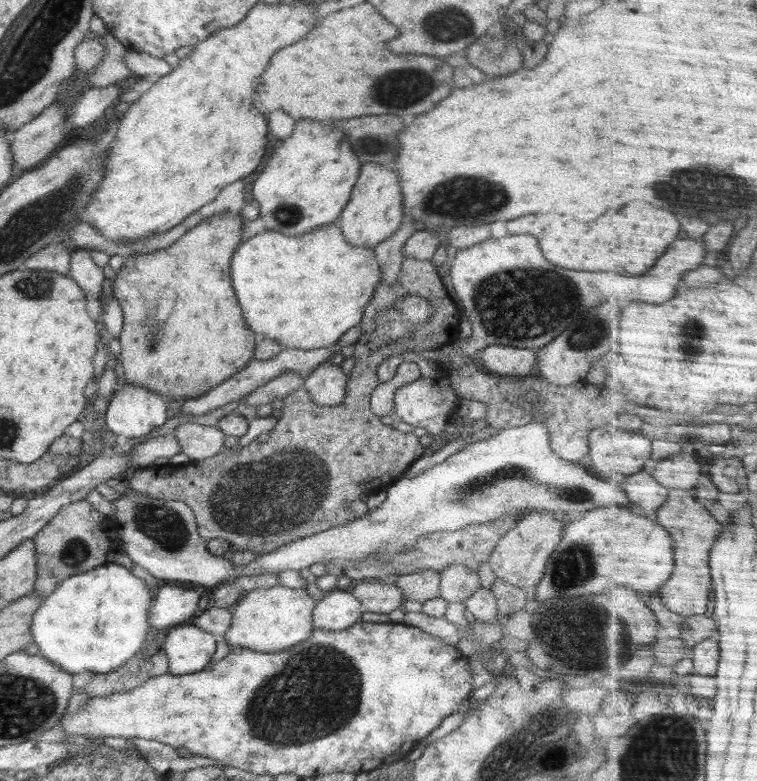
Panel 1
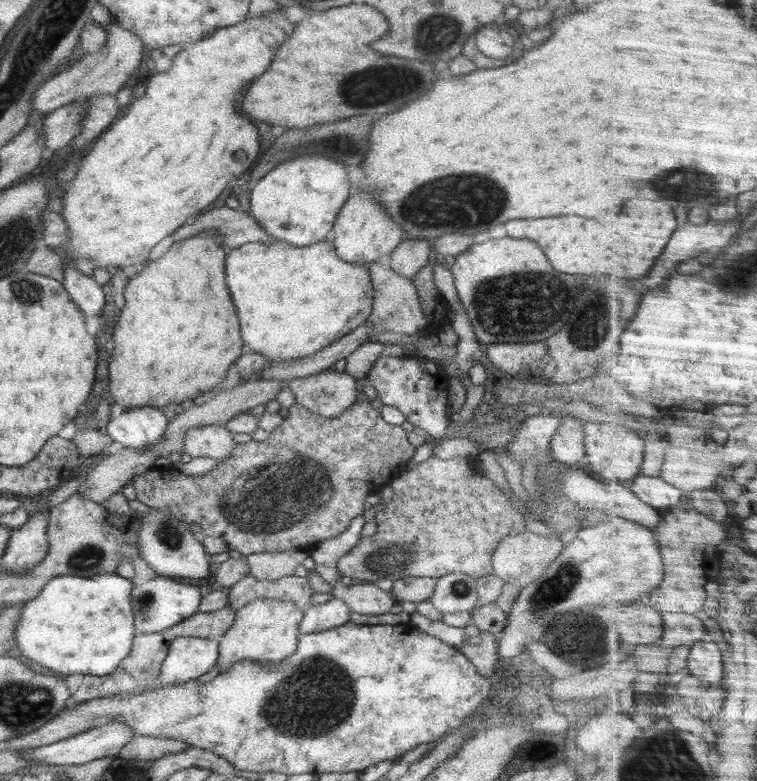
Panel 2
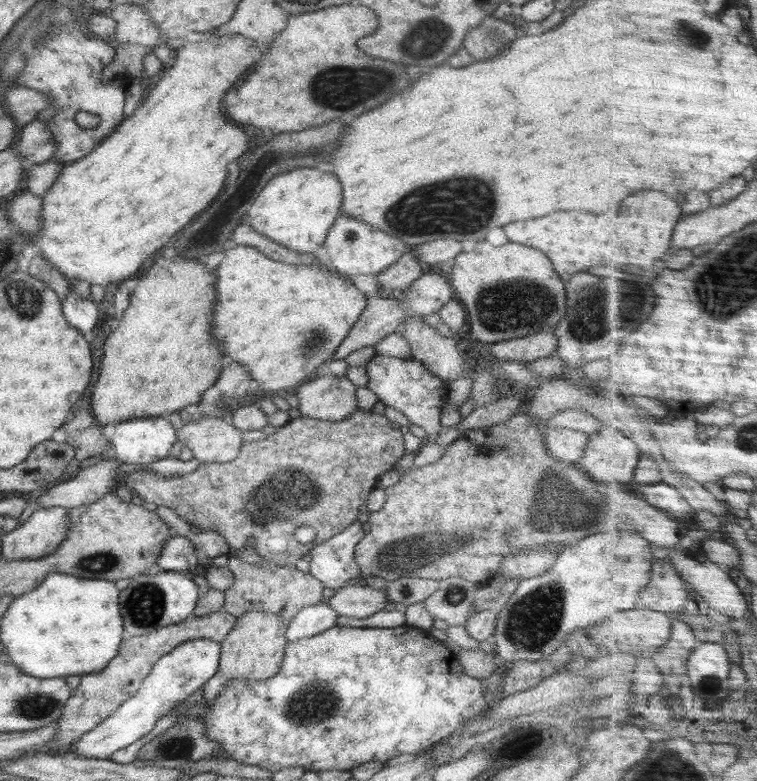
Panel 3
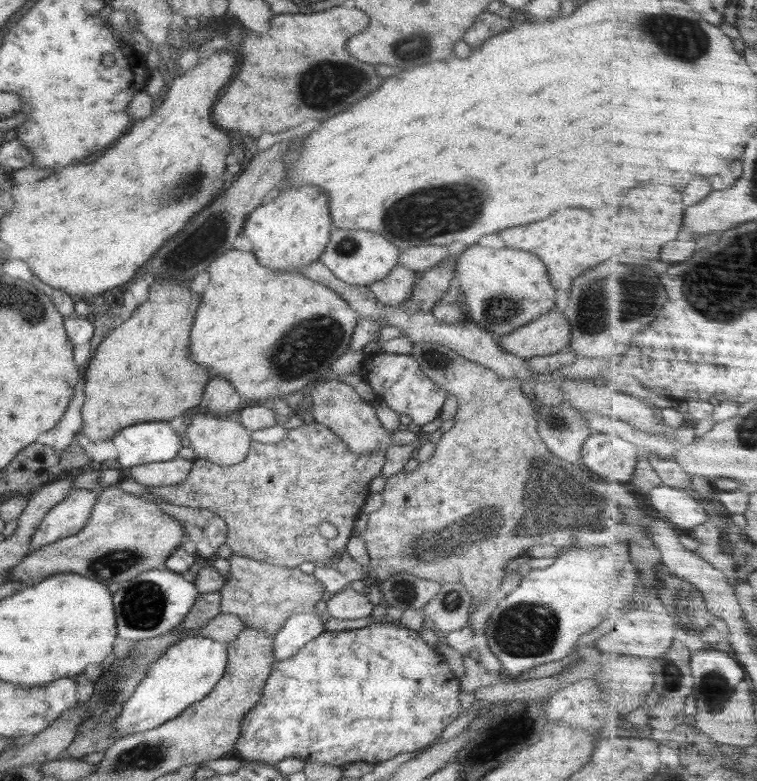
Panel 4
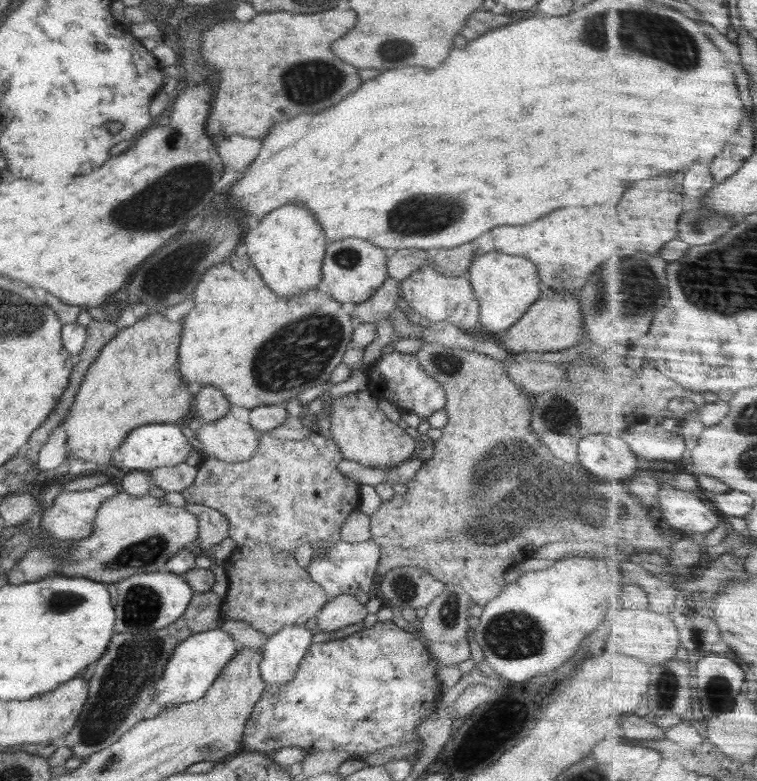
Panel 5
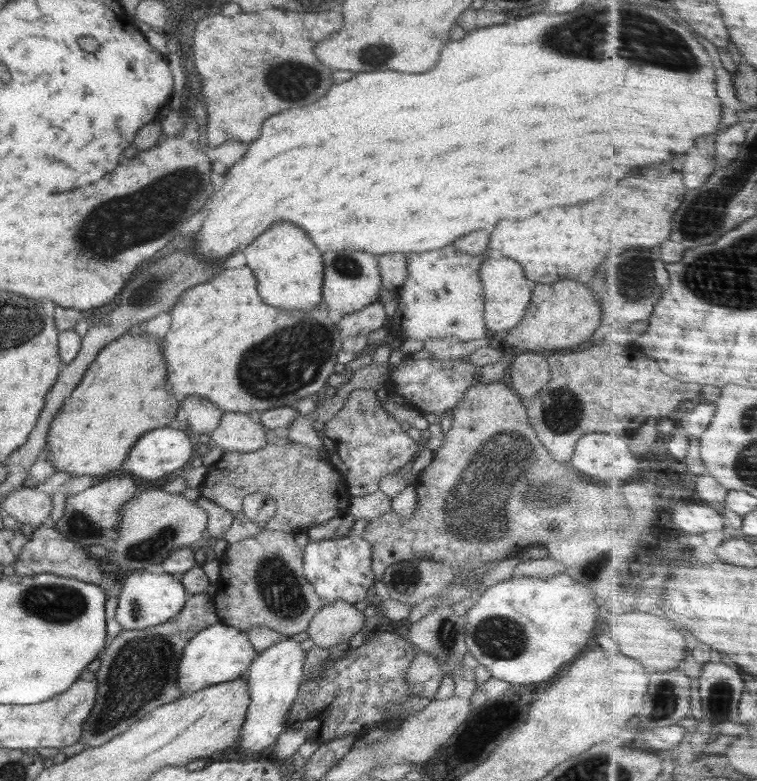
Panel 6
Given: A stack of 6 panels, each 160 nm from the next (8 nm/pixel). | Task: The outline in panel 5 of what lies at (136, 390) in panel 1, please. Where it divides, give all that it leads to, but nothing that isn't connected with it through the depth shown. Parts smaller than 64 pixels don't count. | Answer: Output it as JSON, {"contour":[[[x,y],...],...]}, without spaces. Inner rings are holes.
{"contour":[[[182,424],[144,425],[126,435],[125,442],[120,446],[122,462],[119,465],[124,465],[130,471],[140,470],[149,473],[156,468],[170,468],[185,463],[190,452],[194,450],[182,433]]]}

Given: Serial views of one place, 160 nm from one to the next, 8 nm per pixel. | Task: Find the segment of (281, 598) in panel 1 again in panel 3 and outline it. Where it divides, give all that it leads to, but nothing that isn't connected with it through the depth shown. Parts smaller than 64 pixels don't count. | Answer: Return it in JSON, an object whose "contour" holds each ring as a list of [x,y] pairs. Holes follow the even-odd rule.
{"contour":[[[250,611],[241,614],[235,622],[234,628],[220,643],[221,653],[216,674],[203,686],[203,707],[208,708],[221,690],[230,681],[242,679],[243,681],[261,681],[274,676],[283,663],[287,638],[285,637],[289,621],[268,611]]]}

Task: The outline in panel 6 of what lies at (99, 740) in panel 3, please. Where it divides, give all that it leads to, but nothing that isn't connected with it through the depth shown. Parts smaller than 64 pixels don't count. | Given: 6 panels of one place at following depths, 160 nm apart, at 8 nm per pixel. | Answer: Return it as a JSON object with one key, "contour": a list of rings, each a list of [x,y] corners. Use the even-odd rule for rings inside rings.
{"contour":[[[222,622],[207,626],[195,634],[184,647],[177,666],[177,688],[187,695],[213,684],[241,678],[244,670],[250,666],[252,658],[256,656],[255,652],[245,631]]]}

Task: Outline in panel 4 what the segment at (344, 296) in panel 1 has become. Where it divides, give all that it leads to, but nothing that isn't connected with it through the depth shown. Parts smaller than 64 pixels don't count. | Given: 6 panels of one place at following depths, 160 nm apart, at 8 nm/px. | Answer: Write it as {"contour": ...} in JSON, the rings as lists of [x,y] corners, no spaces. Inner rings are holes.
{"contour":[[[234,248],[217,256],[206,272],[210,276],[210,286],[202,296],[190,336],[190,352],[194,362],[205,366],[212,376],[228,380],[242,396],[250,400],[272,402],[300,391],[308,384],[334,378],[331,366],[348,350],[360,317],[337,292],[299,272],[275,273],[263,267],[253,252]]]}

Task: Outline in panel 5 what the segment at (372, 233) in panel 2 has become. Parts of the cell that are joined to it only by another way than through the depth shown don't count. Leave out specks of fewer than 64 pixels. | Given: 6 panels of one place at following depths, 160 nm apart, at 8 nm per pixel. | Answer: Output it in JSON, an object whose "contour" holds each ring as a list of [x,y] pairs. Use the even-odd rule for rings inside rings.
{"contour":[[[343,238],[327,244],[323,265],[322,281],[327,284],[330,296],[341,305],[344,302],[358,304],[368,300],[389,277],[386,250],[363,238]]]}

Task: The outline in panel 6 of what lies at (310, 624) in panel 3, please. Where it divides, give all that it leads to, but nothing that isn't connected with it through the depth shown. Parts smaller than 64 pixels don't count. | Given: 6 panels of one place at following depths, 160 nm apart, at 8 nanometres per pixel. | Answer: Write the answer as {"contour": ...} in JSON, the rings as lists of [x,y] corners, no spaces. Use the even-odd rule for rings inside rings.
{"contour":[[[288,636],[286,640],[261,651],[251,665],[247,679],[251,701],[246,712],[246,721],[242,724],[240,738],[240,747],[246,757],[260,757],[260,752],[270,748],[286,728],[286,714],[295,703],[304,675],[307,653],[300,643]]]}

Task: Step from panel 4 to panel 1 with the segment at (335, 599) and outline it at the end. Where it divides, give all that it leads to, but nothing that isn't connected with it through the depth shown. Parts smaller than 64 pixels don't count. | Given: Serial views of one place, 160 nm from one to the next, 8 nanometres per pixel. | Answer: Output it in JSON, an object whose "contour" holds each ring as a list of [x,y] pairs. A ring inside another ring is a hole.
{"contour":[[[376,579],[355,581],[350,591],[360,601],[363,612],[390,614],[404,607],[402,591],[392,584],[382,584]]]}

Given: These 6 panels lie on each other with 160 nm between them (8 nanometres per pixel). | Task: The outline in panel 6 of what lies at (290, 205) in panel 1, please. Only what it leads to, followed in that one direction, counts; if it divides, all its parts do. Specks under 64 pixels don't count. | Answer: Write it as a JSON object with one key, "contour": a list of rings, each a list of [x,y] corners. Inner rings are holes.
{"contour":[[[278,222],[270,230],[262,232],[250,246],[242,245],[246,254],[246,266],[258,280],[258,292],[262,300],[276,308],[309,311],[323,302],[323,253],[302,232],[302,228],[290,222]]]}

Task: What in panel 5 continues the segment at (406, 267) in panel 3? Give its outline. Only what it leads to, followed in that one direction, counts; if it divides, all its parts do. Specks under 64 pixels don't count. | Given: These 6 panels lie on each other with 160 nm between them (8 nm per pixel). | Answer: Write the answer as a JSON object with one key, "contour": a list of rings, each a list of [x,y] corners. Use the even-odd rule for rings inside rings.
{"contour":[[[388,277],[376,292],[364,302],[356,304],[354,310],[349,312],[353,322],[378,323],[384,320],[394,309],[400,292],[400,281]]]}

